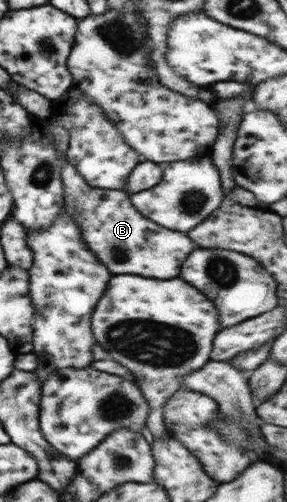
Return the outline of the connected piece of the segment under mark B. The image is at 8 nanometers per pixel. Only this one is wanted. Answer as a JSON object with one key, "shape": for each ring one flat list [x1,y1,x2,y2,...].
{"shape":[[67,160,60,171,63,184,63,204,71,210,71,218,80,227,86,247,96,259,114,274,142,274,148,278,168,280,180,274,184,256,192,252,192,240,182,232,162,228,142,216,124,190,91,187]]}

